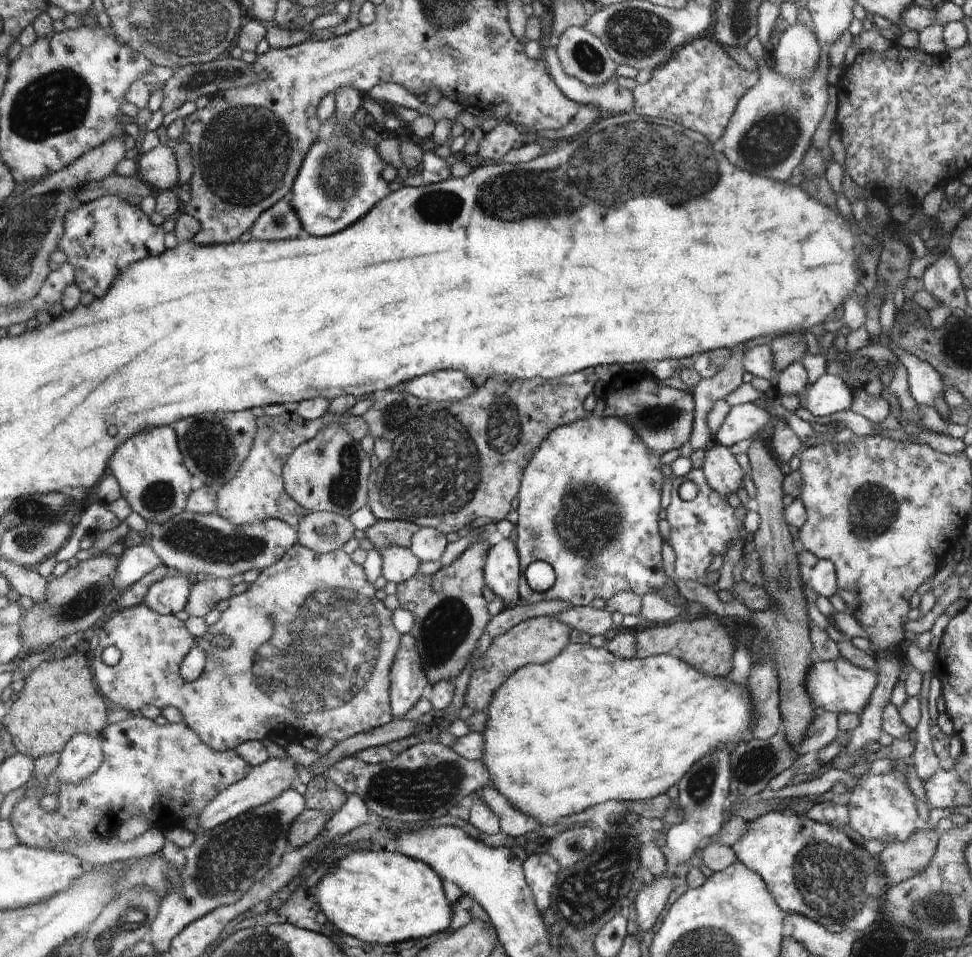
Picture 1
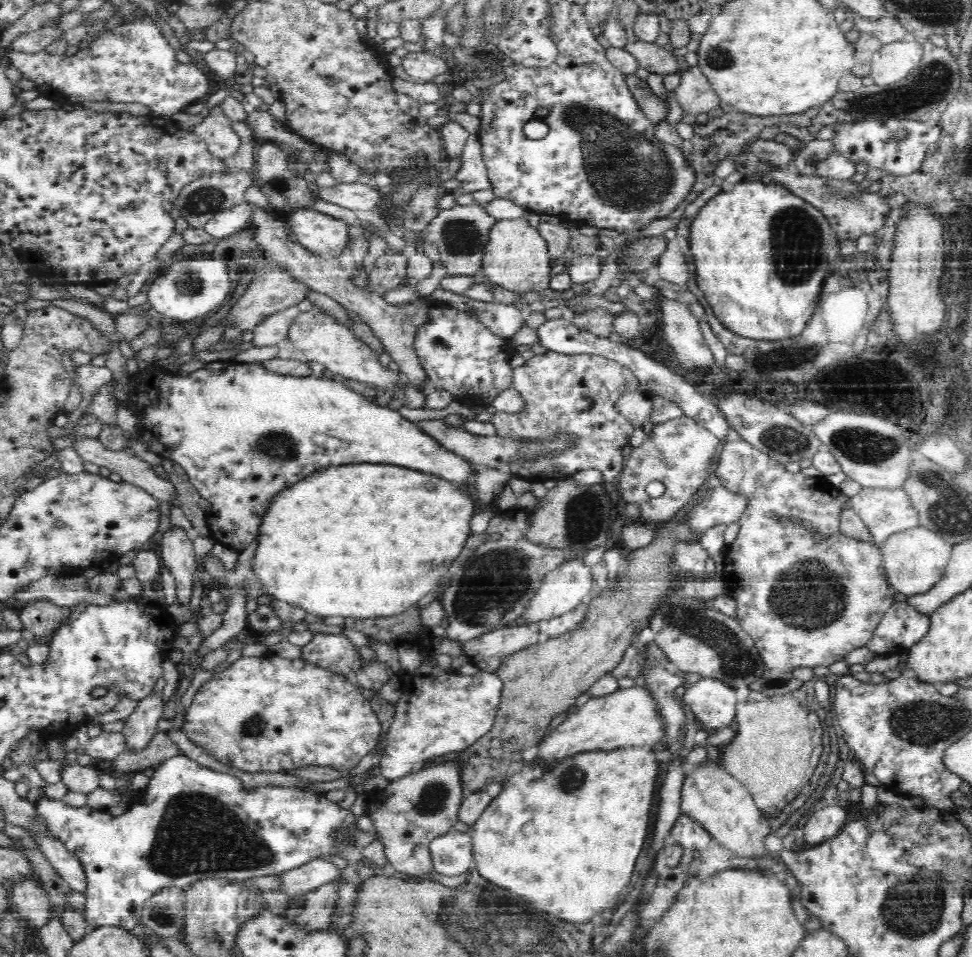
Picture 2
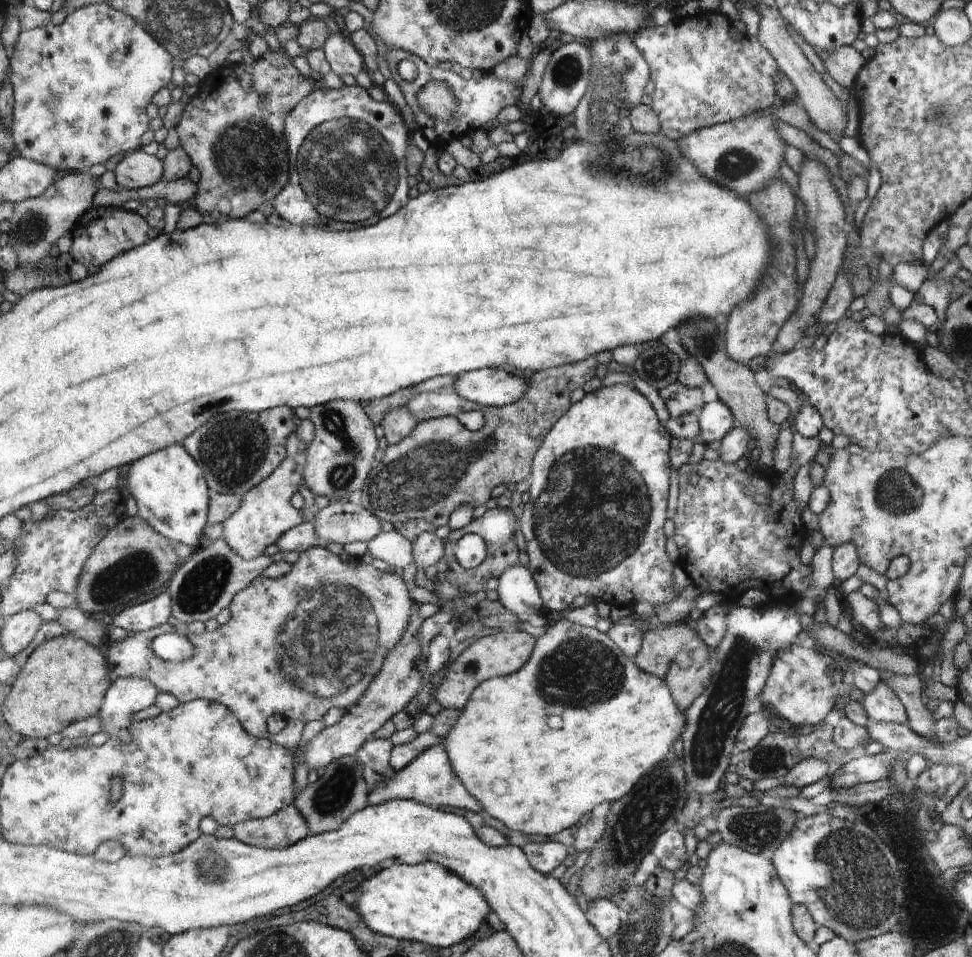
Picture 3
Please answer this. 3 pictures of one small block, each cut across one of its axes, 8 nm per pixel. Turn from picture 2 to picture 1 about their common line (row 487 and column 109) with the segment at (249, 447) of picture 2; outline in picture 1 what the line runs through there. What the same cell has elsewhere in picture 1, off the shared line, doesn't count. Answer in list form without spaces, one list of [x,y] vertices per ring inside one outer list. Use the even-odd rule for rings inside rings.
[[[107,195],[79,204],[74,211],[68,212],[59,250],[67,255],[66,262],[76,270],[78,287],[98,299],[105,298],[113,290],[126,270],[146,258],[164,255],[168,251],[164,240],[166,230],[156,226],[139,205],[134,206],[119,195]]]

